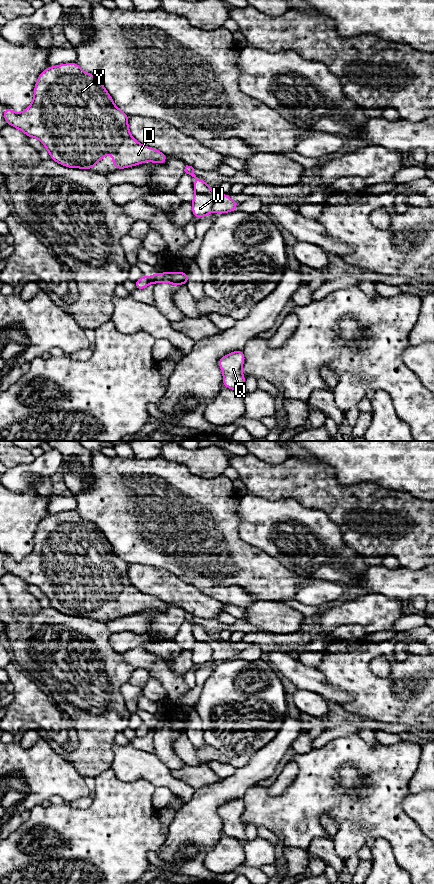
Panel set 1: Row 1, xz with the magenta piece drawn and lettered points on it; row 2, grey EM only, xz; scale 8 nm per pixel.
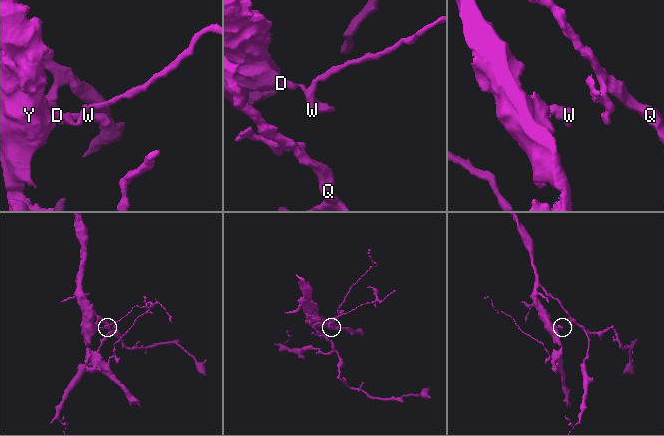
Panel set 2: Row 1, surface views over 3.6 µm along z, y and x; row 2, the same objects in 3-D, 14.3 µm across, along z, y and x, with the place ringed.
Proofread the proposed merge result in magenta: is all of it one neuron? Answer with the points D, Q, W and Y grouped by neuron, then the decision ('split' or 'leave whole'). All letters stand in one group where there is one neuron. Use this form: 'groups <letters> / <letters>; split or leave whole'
groups D Q Y / W; split

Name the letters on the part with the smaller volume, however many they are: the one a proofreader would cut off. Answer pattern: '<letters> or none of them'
W

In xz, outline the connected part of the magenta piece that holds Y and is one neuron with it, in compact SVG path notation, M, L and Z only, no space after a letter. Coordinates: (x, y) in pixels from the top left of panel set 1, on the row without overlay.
M76 510L47 515L40 521L34 536L33 549L22 561L16 561L8 555L4 556L4 567L7 572L20 577L28 585L38 586L48 598L51 607L66 615L94 616L106 602L113 604L112 615L118 617L147 609L164 612L167 609L165 602L138 591L132 585L128 577L128 566L128 563L114 553L112 545L100 528L84 520Z

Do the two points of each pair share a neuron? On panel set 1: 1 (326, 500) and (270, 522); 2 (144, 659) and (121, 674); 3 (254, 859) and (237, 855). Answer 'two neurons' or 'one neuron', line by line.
1: two neurons
2: two neurons
3: two neurons

